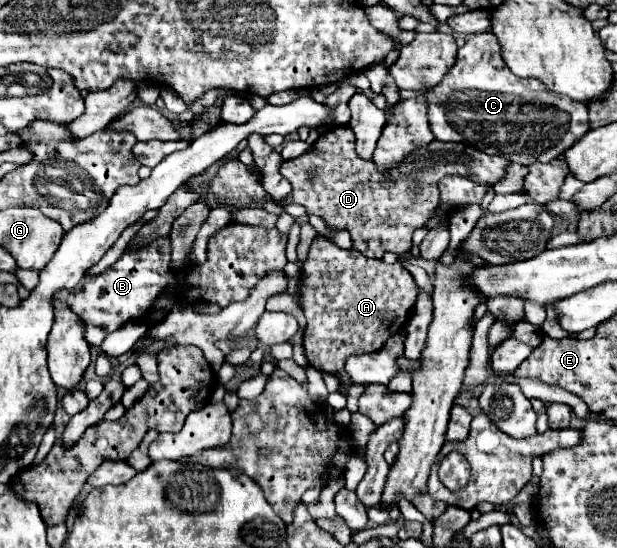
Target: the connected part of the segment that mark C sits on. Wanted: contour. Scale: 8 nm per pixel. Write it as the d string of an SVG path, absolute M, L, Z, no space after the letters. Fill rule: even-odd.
M492 32L472 34L466 44L458 50L456 64L444 74L442 82L434 88L426 90L424 96L428 96L428 120L430 128L434 132L434 138L444 142L464 142L480 148L484 154L504 156L508 162L518 164L532 164L534 160L550 162L564 154L570 146L574 146L588 130L588 104L580 104L576 100L556 100L554 104L534 104L532 94L528 94L526 86L516 78L510 68L504 64L500 44L496 42L496 36Z

